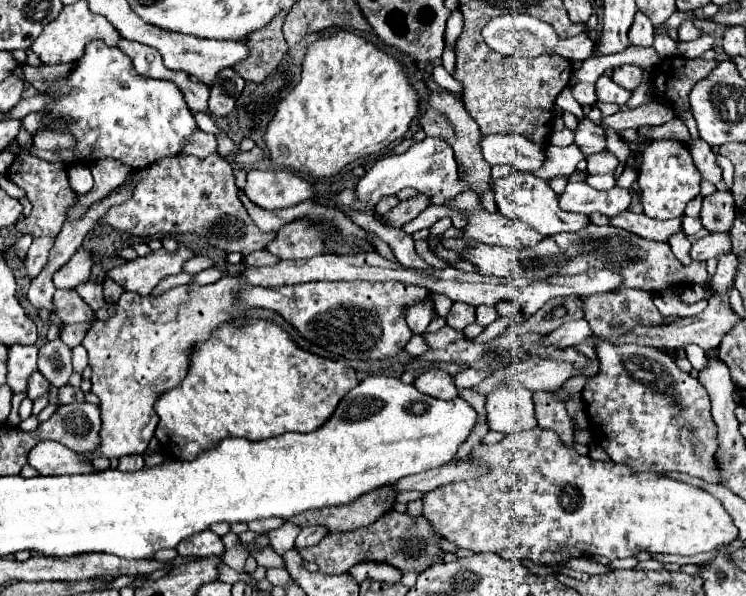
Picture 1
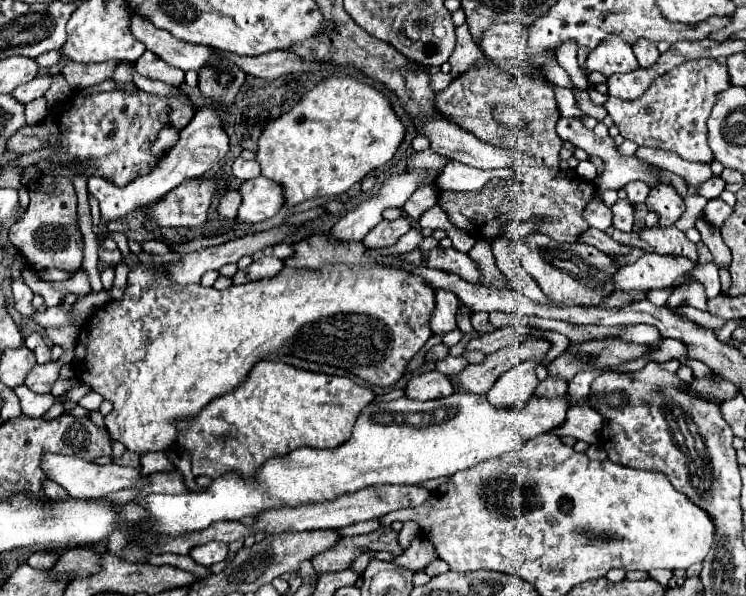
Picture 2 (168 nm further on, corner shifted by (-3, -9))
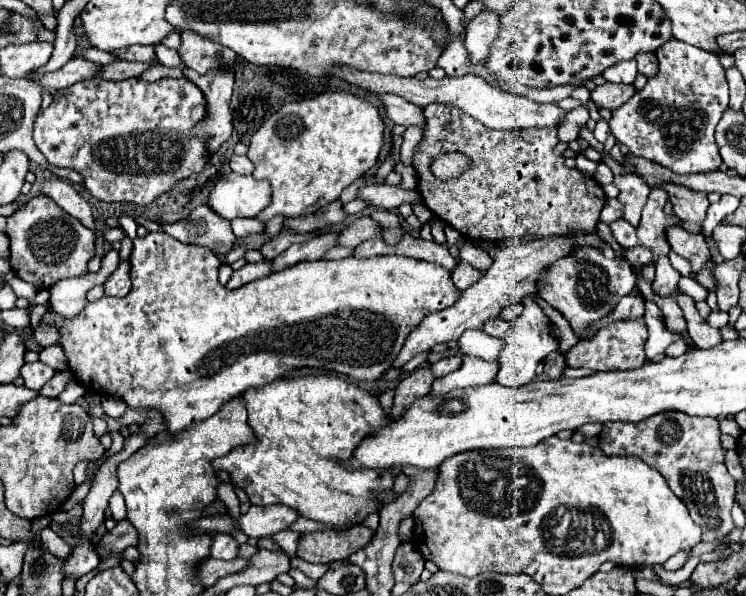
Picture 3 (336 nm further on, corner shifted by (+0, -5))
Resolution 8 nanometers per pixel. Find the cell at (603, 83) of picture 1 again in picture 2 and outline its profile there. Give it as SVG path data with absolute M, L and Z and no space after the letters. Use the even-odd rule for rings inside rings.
M697 59L671 69L669 73L657 77L653 85L633 101L609 97L605 103L607 113L619 127L621 135L629 141L639 141L637 145L643 147L661 147L675 151L683 159L711 163L713 153L709 153L705 121L709 117L709 109L713 107L715 93L721 93L729 87L729 73L727 67L717 63L715 59Z

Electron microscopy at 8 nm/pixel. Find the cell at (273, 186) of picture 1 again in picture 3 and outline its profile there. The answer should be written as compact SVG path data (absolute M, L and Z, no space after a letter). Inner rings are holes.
M228 173L214 185L214 195L208 195L208 207L220 217L232 221L236 217L256 217L270 203L272 187L268 181L258 181L252 175Z

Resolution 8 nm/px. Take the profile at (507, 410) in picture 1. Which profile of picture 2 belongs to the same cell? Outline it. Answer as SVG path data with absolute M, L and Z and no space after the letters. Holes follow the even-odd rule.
M523 361L521 365L503 373L487 391L487 401L497 409L519 409L527 405L539 383L535 375L535 365L537 361Z

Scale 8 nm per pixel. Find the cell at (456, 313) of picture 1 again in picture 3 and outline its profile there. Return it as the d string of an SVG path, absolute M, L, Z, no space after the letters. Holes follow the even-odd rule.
M496 317L492 321L486 321L486 325L484 325L482 331L488 333L488 335L492 335L492 337L500 337L502 339L508 329L510 329L510 323L506 319L502 319L502 317Z

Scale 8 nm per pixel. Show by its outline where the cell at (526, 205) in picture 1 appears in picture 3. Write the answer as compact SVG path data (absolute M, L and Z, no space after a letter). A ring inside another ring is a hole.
M638 245L634 249L624 249L624 255L626 255L626 261L630 265L650 265L650 263L656 261L654 253L648 247L642 247L642 245Z

